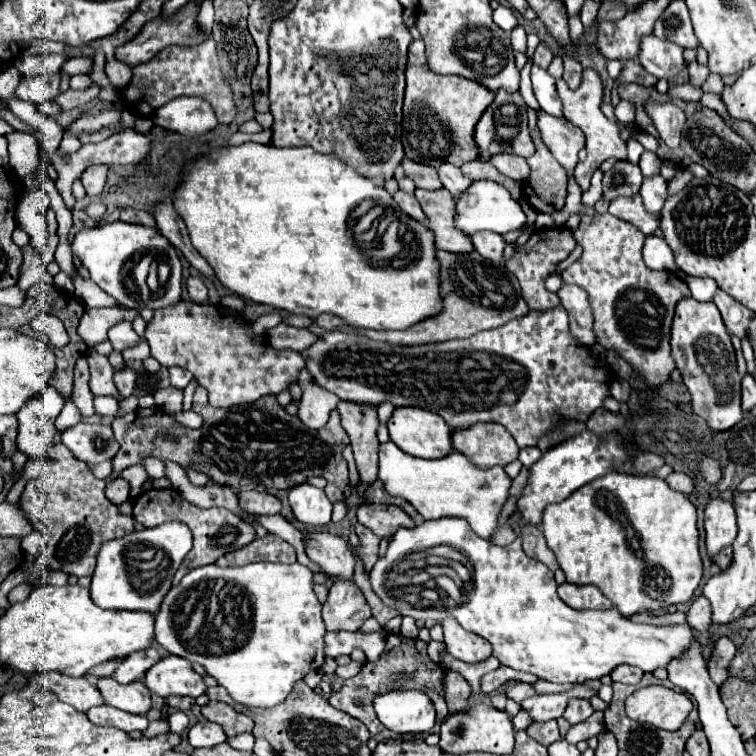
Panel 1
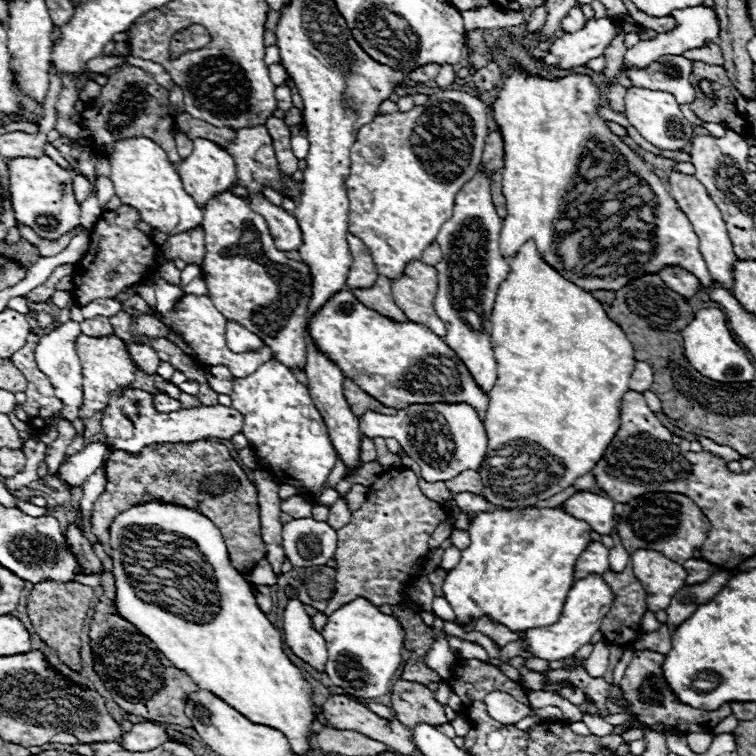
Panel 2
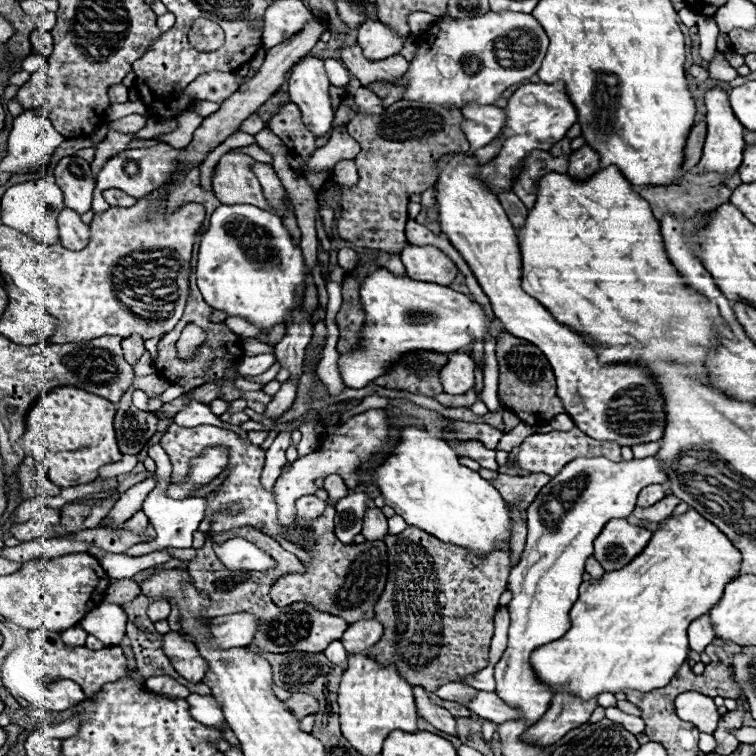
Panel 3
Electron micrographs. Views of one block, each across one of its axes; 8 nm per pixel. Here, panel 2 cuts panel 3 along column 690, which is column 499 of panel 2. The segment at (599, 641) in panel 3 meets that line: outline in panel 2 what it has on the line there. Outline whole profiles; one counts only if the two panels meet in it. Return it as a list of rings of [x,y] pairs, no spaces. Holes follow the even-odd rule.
[[[524,508],[524,510],[490,510],[478,512],[470,522],[470,546],[462,550],[462,560],[444,580],[444,598],[456,612],[458,620],[488,614],[512,632],[524,628],[550,626],[560,618],[568,590],[574,584],[574,566],[590,544],[590,524],[576,520],[562,508]]]

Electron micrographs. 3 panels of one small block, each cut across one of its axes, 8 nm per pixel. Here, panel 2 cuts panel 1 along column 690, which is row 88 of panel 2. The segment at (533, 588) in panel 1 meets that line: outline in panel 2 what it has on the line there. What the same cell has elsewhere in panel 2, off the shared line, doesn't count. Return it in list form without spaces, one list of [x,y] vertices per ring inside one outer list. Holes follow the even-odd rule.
[[[636,86],[628,88],[626,118],[640,132],[642,138],[646,138],[650,144],[654,144],[662,150],[682,150],[686,144],[690,144],[690,140],[694,136],[692,124],[682,116],[680,104],[668,92],[644,90],[644,88],[636,88]]]

